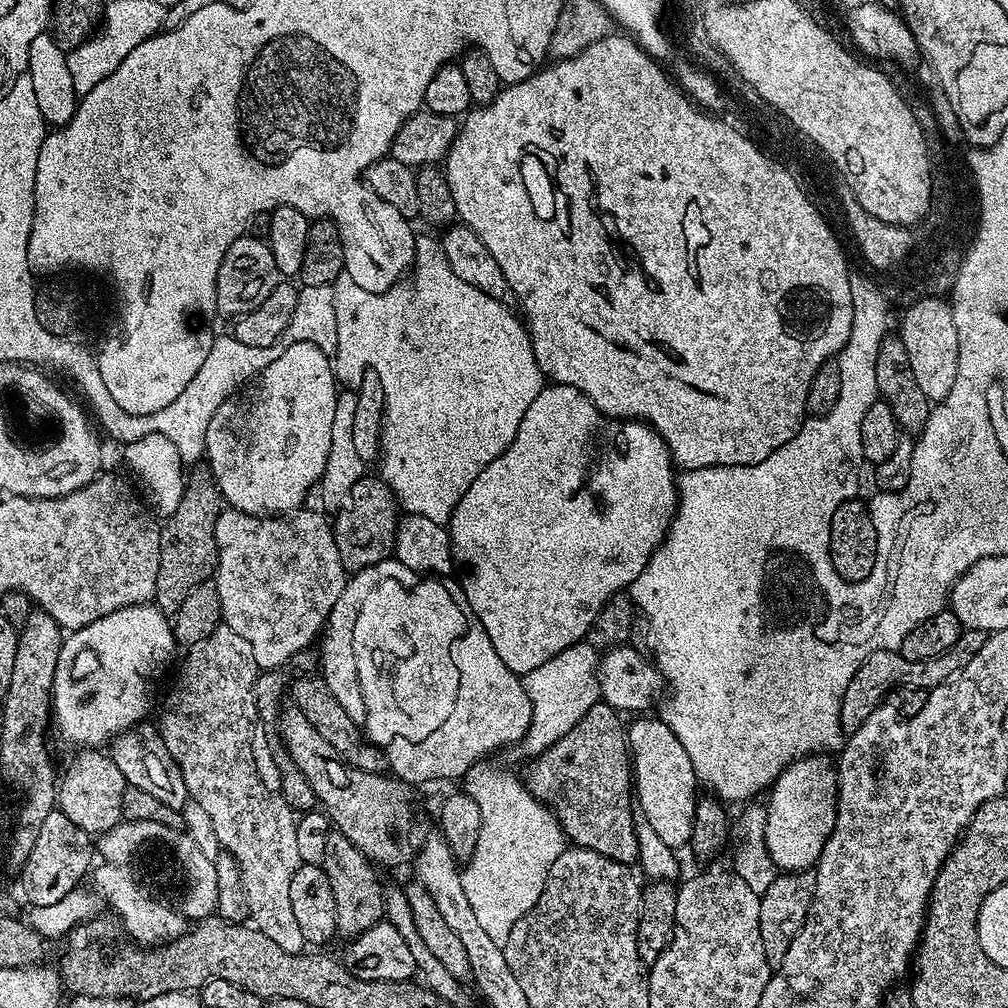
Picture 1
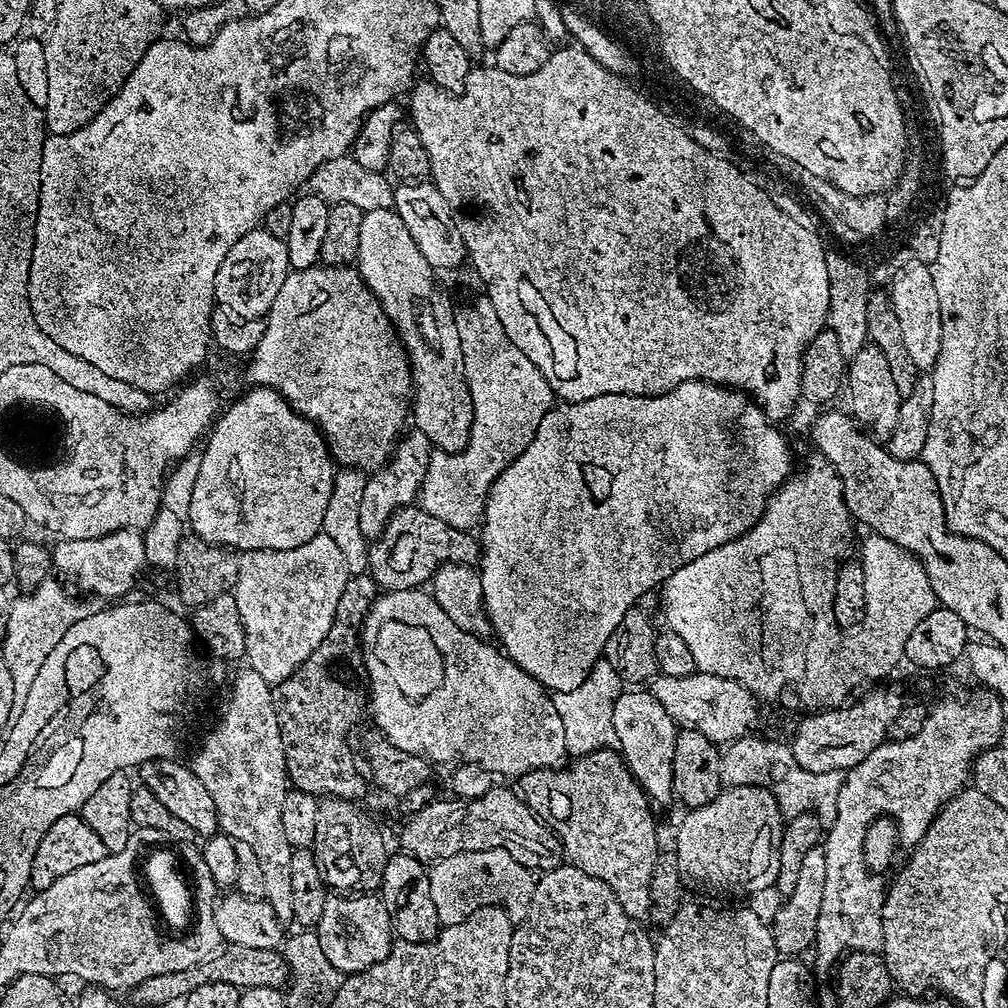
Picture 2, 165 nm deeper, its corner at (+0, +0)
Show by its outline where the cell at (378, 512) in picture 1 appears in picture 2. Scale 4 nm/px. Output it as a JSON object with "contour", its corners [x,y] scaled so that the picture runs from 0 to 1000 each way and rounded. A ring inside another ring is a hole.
{"contour":[[[402,502],[389,511],[378,532],[364,545],[364,566],[381,587],[407,586],[424,580],[440,560],[471,561],[476,554],[476,537],[467,527],[459,528],[423,510],[416,502]]]}

